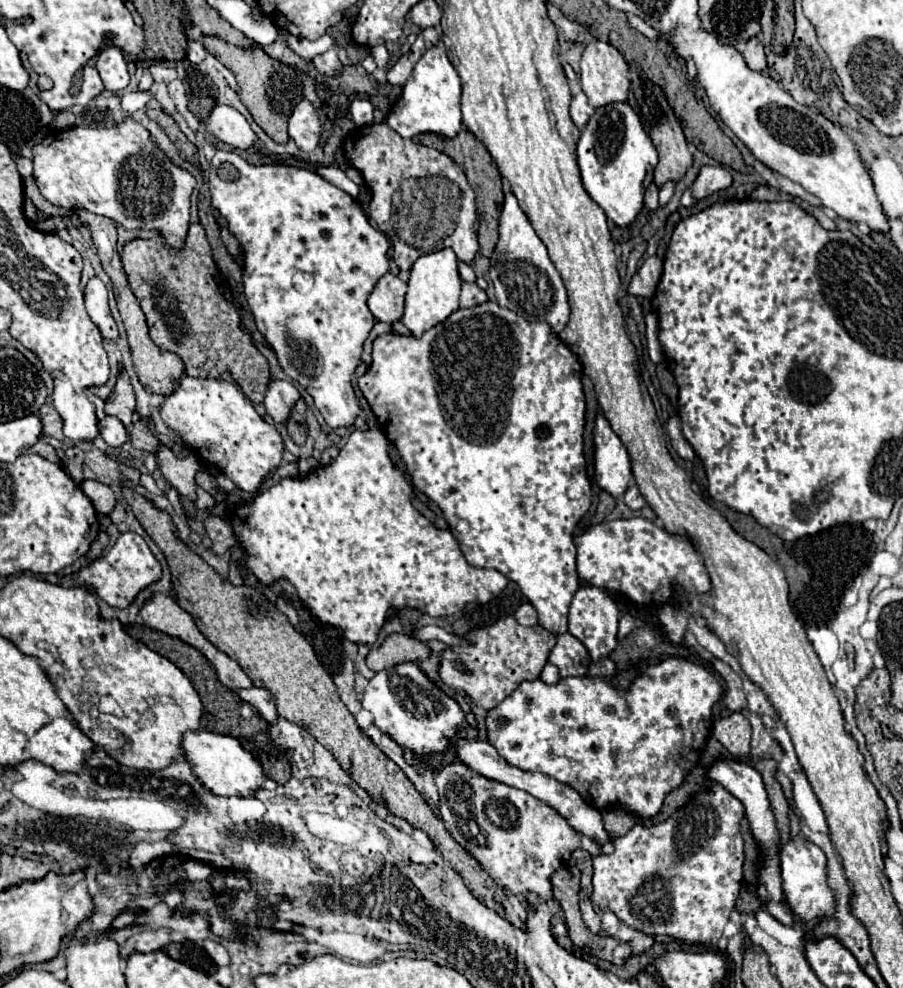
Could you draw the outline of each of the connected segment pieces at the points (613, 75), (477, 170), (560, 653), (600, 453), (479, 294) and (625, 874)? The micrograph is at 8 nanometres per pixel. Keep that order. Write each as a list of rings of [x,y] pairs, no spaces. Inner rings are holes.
[[[595,41],[585,47],[581,57],[581,85],[595,109],[627,101],[629,65],[611,43]]]
[[[461,131],[453,139],[443,139],[439,135],[433,133],[425,133],[421,137],[421,143],[427,147],[435,147],[437,151],[443,151],[445,155],[449,155],[451,159],[455,159],[457,163],[463,168],[469,185],[475,191],[477,197],[477,215],[479,215],[479,253],[485,257],[491,257],[499,239],[497,227],[499,227],[499,217],[503,211],[503,183],[501,183],[501,175],[489,155],[489,151],[485,149],[485,145],[481,145],[479,141],[475,141],[475,137],[469,131]]]
[[[569,633],[557,635],[549,661],[559,669],[559,677],[585,677],[591,665],[585,645]]]
[[[603,415],[595,421],[595,475],[599,487],[613,497],[625,495],[633,479],[629,453]]]
[[[463,283],[461,289],[461,307],[475,307],[477,303],[485,303],[487,295],[483,289],[477,287],[477,283]]]
[[[709,783],[705,789],[693,793],[667,821],[653,827],[635,823],[625,837],[615,839],[615,851],[611,855],[597,855],[593,859],[593,903],[601,909],[611,909],[633,929],[651,935],[669,935],[689,943],[715,945],[723,937],[723,927],[741,891],[745,853],[739,825],[743,817],[743,803],[719,783]]]

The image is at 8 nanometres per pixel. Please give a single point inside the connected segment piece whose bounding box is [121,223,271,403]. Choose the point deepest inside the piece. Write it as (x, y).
(189, 310)

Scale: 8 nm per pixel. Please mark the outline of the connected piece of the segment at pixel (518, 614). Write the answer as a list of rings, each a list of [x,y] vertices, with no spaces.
[[[525,603],[525,605],[521,605],[521,607],[515,611],[515,619],[517,619],[521,625],[537,625],[537,611],[533,609],[531,603]]]

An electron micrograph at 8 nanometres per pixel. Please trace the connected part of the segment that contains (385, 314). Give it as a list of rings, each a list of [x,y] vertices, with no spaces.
[[[387,273],[369,295],[367,301],[369,311],[377,321],[393,325],[395,321],[401,321],[405,313],[405,295],[407,295],[407,283]]]

